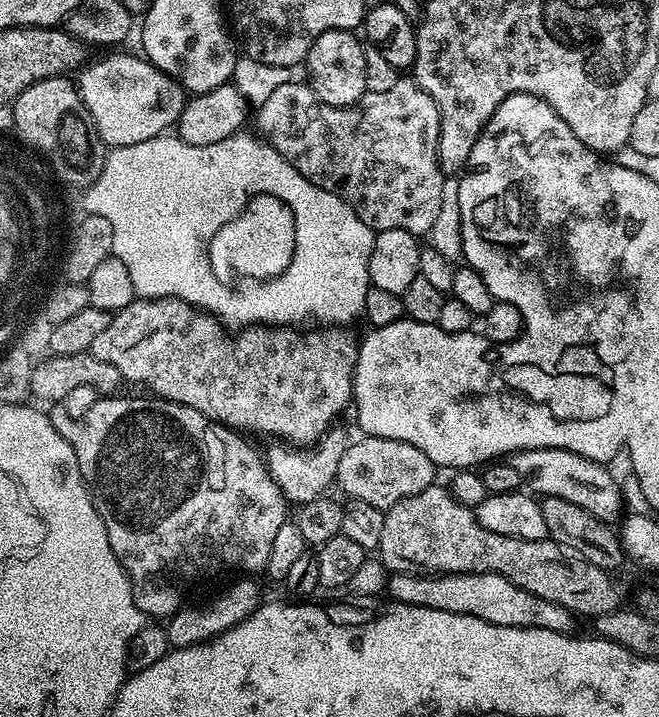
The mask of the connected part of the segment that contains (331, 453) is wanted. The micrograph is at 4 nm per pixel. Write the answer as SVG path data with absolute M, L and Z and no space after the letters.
M333 426L311 445L307 450L300 446L293 446L287 442L272 442L268 448L268 453L263 453L262 459L268 468L268 473L274 478L276 485L282 490L284 499L289 505L299 506L308 502L314 502L318 497L325 495L329 491L328 487L333 487L336 471L338 470L338 462L342 462L342 454L346 454L350 436L340 429L340 426Z

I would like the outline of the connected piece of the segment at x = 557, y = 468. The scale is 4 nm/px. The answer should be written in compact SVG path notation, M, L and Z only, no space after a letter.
M535 448L511 453L506 463L518 470L521 485L537 497L566 498L566 502L574 502L574 506L590 510L590 514L594 514L599 520L616 522L621 519L620 484L599 460L591 460L582 454L561 448Z

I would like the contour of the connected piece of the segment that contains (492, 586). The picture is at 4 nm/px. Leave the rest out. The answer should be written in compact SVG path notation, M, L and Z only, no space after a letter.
M398 572L388 577L387 595L395 603L422 606L430 610L446 610L450 614L462 614L482 618L494 626L511 628L541 628L555 632L571 633L578 623L577 617L570 610L558 606L558 602L546 602L538 594L530 594L520 586L514 586L498 574L417 574Z

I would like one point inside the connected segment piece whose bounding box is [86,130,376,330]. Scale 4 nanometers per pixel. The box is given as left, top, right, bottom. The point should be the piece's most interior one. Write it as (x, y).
(170, 201)

